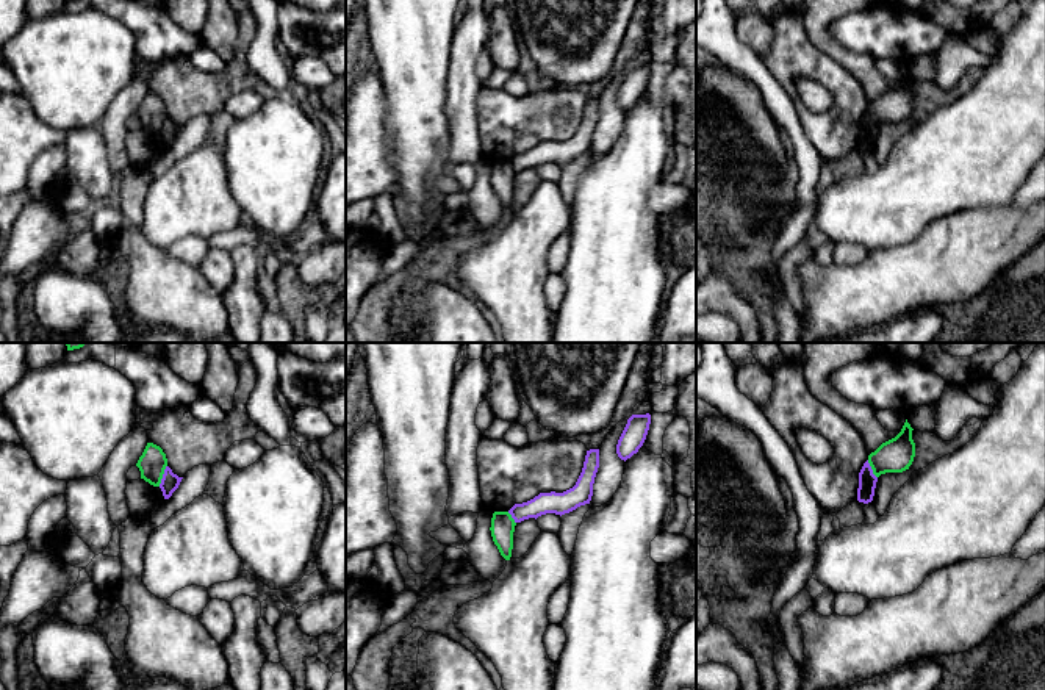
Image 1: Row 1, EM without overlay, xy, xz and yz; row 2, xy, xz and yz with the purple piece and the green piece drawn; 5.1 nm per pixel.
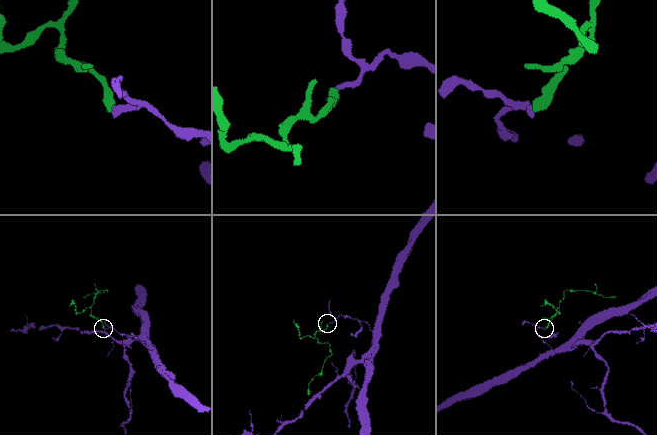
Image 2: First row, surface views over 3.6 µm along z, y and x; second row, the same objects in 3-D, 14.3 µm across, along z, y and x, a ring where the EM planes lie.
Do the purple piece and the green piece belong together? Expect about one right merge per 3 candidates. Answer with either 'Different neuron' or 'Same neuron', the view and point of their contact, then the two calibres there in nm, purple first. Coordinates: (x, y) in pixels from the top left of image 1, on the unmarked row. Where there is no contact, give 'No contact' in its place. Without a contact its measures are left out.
Different neuron. Touches purple at xy (163, 125). Thickness 90 nm (purple) against 140 nm

